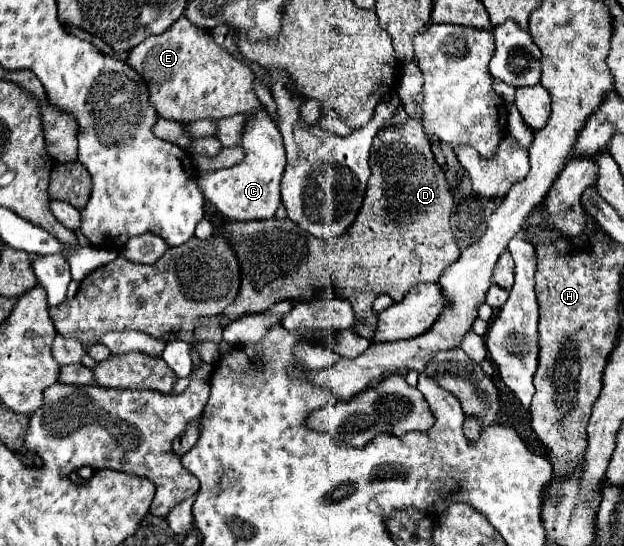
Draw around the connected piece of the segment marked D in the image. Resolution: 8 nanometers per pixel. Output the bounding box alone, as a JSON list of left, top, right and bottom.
[224,119,460,339]

